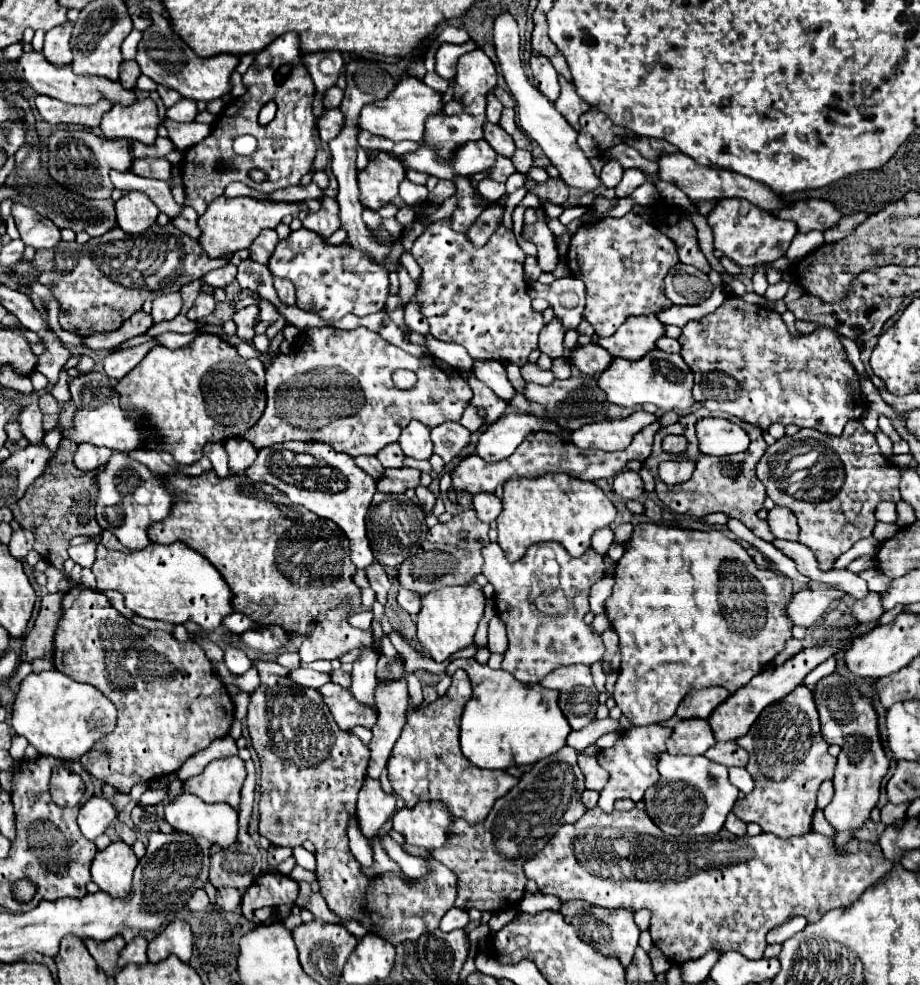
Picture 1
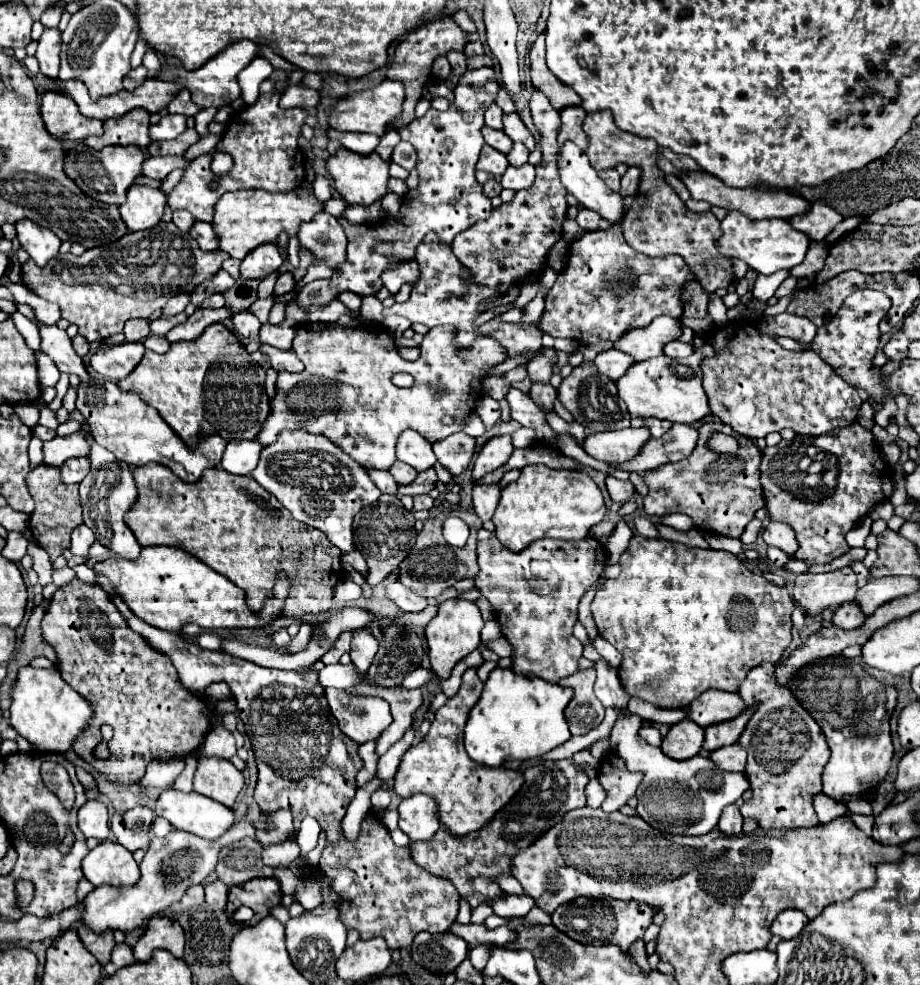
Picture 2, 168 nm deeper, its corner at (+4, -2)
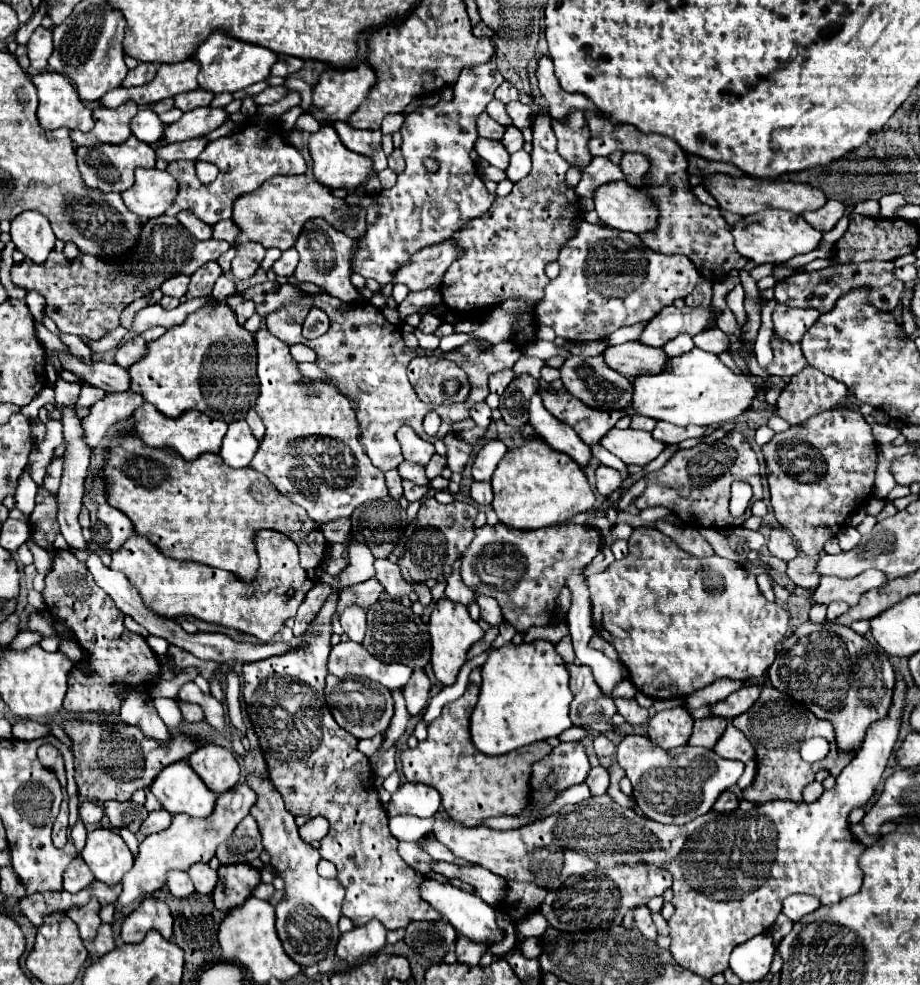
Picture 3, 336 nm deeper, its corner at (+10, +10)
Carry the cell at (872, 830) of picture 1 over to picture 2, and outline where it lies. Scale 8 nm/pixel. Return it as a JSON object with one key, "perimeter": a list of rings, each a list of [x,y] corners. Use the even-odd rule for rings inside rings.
{"perimeter":[[[848,811],[848,815],[858,825],[860,831],[864,831],[866,835],[872,833],[872,825],[874,825],[874,817],[872,815],[856,815],[856,813],[850,813],[850,811]]]}

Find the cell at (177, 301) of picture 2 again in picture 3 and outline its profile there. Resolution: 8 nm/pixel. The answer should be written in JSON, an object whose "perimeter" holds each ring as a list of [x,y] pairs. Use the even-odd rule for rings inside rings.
{"perimeter":[[[176,275],[176,277],[168,279],[166,283],[162,283],[160,291],[162,291],[162,295],[168,295],[168,297],[176,297],[176,299],[180,299],[180,297],[186,293],[188,283],[190,283],[190,277],[186,277],[186,275]]]}

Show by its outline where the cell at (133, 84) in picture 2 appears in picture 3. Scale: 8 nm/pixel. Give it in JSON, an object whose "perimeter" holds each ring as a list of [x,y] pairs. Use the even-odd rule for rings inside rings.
{"perimeter":[[[138,63],[138,67],[134,67],[134,69],[128,71],[128,75],[126,75],[126,79],[124,79],[122,85],[124,87],[144,85],[144,83],[148,83],[154,77],[156,69],[158,69],[158,63]]]}

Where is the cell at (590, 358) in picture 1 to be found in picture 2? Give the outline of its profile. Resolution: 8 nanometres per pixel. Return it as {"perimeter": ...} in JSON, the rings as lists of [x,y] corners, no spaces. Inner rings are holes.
{"perimeter":[[[610,349],[610,351],[598,353],[598,357],[596,357],[594,363],[596,363],[596,369],[602,375],[618,381],[636,363],[636,359],[630,357],[630,355],[626,355],[626,353],[622,353],[622,351],[618,351],[618,349]]]}

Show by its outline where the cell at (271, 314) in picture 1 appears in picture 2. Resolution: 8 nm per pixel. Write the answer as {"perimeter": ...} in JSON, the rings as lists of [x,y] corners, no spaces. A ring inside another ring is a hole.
{"perimeter":[[[274,271],[272,275],[268,275],[268,277],[260,283],[260,287],[258,287],[258,297],[260,297],[260,299],[266,299],[266,297],[272,295],[272,291],[274,291],[274,283],[276,283],[276,277],[278,277],[278,275],[280,275],[280,273]]]}

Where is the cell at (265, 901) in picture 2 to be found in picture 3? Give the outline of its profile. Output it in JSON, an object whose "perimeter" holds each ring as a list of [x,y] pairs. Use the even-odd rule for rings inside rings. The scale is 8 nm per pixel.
{"perimeter":[[[222,865],[218,869],[218,885],[212,893],[214,905],[220,911],[230,911],[242,907],[252,895],[252,889],[260,885],[260,871],[252,865]]]}

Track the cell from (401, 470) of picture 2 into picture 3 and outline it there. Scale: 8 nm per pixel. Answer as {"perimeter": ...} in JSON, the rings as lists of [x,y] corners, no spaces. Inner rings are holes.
{"perimeter":[[[402,461],[398,465],[398,473],[400,473],[402,479],[408,479],[408,481],[412,481],[416,485],[430,485],[430,481],[424,475],[424,467],[418,467],[418,465],[410,463],[410,461]]]}

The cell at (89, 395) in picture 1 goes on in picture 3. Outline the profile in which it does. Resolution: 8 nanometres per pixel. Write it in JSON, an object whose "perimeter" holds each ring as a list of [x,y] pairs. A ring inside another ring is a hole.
{"perimeter":[[[144,403],[134,411],[134,415],[130,419],[132,419],[130,431],[136,437],[140,437],[146,445],[158,447],[158,449],[172,449],[174,453],[178,453],[186,461],[194,461],[196,457],[200,457],[202,453],[208,453],[208,451],[218,453],[220,445],[222,445],[222,437],[226,435],[226,423],[224,421],[210,419],[196,409],[186,411],[178,419],[170,419],[170,417],[162,415],[154,405]]]}

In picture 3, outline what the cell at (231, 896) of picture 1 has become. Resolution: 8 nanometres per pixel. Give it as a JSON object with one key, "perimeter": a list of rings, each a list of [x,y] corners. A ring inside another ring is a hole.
{"perimeter":[[[196,863],[188,869],[190,879],[194,881],[194,887],[198,893],[202,895],[212,895],[216,883],[218,883],[218,875],[214,869],[208,867],[208,863]]]}

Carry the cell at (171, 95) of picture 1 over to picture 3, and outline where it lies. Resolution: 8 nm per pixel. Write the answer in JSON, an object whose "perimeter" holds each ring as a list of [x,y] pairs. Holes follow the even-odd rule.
{"perimeter":[[[194,89],[194,91],[186,91],[174,97],[174,105],[182,111],[192,111],[198,107],[208,107],[210,101],[214,99],[214,95],[210,91],[204,89]]]}

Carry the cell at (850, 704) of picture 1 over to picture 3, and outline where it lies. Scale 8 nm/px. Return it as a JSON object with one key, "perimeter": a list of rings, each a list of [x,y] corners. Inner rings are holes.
{"perimeter":[[[804,623],[780,645],[776,661],[768,669],[770,685],[804,703],[818,719],[834,725],[840,753],[856,753],[874,721],[888,715],[896,675],[886,653],[850,627],[834,623]]]}

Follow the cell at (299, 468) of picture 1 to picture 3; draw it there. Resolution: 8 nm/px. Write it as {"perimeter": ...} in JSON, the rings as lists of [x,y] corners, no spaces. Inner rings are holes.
{"perimeter":[[[262,325],[262,327],[260,327],[260,329],[256,331],[256,333],[254,333],[254,339],[256,339],[256,349],[258,349],[258,379],[260,379],[260,397],[258,397],[258,401],[256,401],[256,405],[254,405],[254,409],[256,409],[256,411],[258,411],[258,415],[262,417],[262,423],[266,425],[266,435],[264,435],[264,439],[260,441],[260,447],[258,447],[258,451],[256,451],[256,455],[254,455],[254,459],[252,459],[252,469],[256,469],[256,471],[260,471],[260,473],[264,473],[264,475],[266,475],[266,477],[270,479],[270,483],[272,483],[272,485],[274,485],[274,487],[276,487],[276,489],[278,489],[278,491],[282,493],[282,495],[286,495],[286,497],[288,497],[288,499],[290,499],[292,503],[296,503],[296,505],[300,505],[300,507],[302,507],[302,509],[304,509],[304,511],[306,511],[306,513],[308,513],[308,515],[310,515],[310,517],[312,517],[314,521],[318,521],[318,523],[330,523],[330,521],[334,521],[334,519],[340,519],[340,517],[348,517],[348,515],[350,515],[350,513],[354,511],[354,507],[358,507],[358,505],[362,505],[364,501],[368,501],[368,499],[382,499],[382,497],[386,497],[386,495],[388,495],[388,489],[386,489],[386,485],[384,485],[384,473],[382,473],[382,471],[380,471],[378,467],[374,467],[374,465],[370,463],[370,459],[368,459],[368,455],[364,453],[364,449],[362,449],[362,445],[360,445],[360,441],[358,441],[358,433],[360,433],[360,431],[358,431],[358,423],[356,423],[356,417],[354,417],[354,411],[350,411],[352,407],[350,407],[350,403],[346,401],[346,397],[344,397],[344,395],[340,395],[340,393],[338,393],[338,391],[336,391],[336,389],[334,389],[332,385],[326,385],[326,383],[320,383],[320,381],[314,381],[314,383],[312,383],[310,379],[306,379],[306,377],[302,377],[302,375],[298,373],[298,369],[296,369],[296,361],[294,361],[294,359],[290,357],[290,351],[288,351],[288,345],[286,345],[284,341],[280,341],[278,337],[274,337],[274,335],[272,335],[272,333],[270,333],[270,331],[268,331],[268,329],[264,327],[264,325]],[[306,383],[312,383],[312,393],[314,393],[312,397],[308,397],[308,393],[306,393],[306,391],[308,391],[308,389],[306,389]]]}

